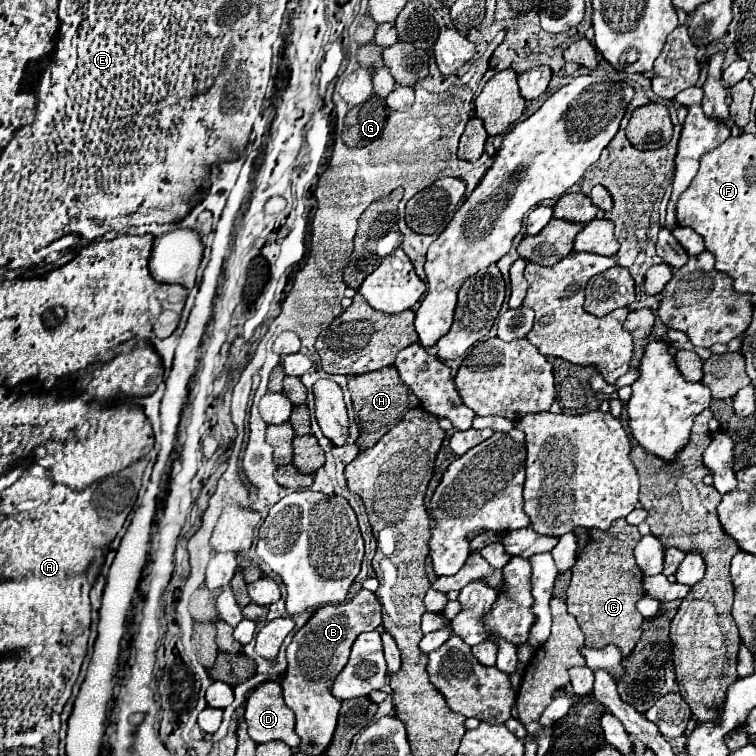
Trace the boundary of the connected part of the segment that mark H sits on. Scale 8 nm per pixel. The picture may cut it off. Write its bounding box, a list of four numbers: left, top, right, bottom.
[348,366,418,450]

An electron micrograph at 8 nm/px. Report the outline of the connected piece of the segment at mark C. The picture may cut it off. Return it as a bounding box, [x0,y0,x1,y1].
[568,518,644,656]

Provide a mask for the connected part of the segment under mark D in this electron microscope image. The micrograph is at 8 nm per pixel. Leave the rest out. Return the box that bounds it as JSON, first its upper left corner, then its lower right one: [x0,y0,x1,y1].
[244,682,300,748]

